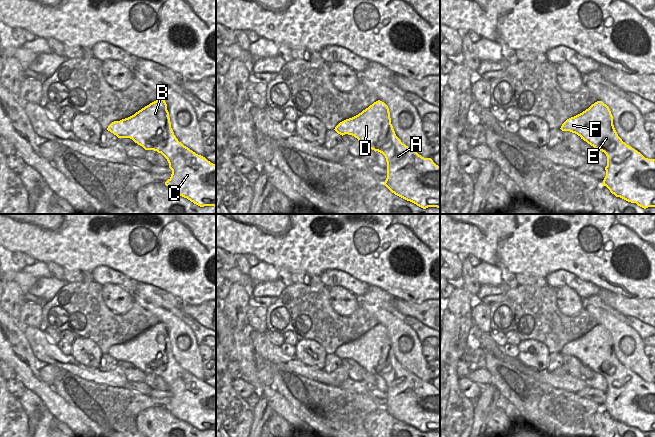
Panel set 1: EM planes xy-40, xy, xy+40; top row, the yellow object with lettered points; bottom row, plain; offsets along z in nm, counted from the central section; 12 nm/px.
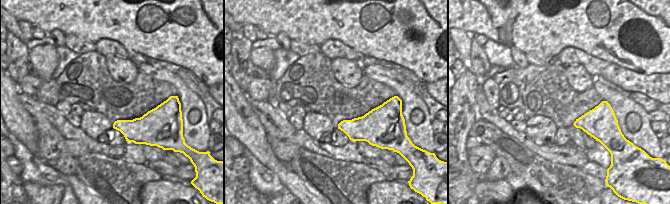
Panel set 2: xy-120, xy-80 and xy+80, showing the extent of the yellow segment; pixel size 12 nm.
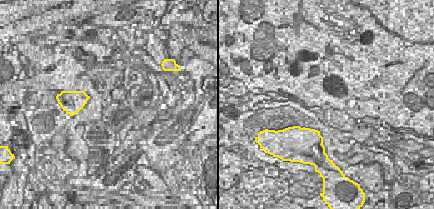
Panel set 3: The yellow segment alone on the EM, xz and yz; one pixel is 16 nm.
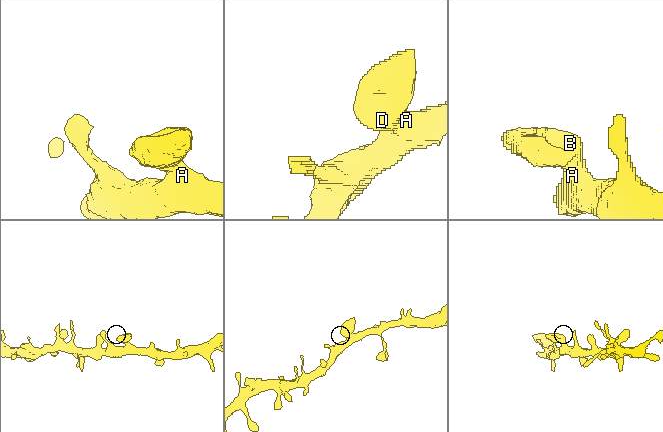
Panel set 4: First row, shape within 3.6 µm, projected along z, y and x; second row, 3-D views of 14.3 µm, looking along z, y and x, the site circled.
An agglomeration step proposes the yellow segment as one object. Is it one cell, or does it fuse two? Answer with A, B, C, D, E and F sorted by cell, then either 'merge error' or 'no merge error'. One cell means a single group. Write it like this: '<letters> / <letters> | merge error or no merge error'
A B C D E F | no merge error

